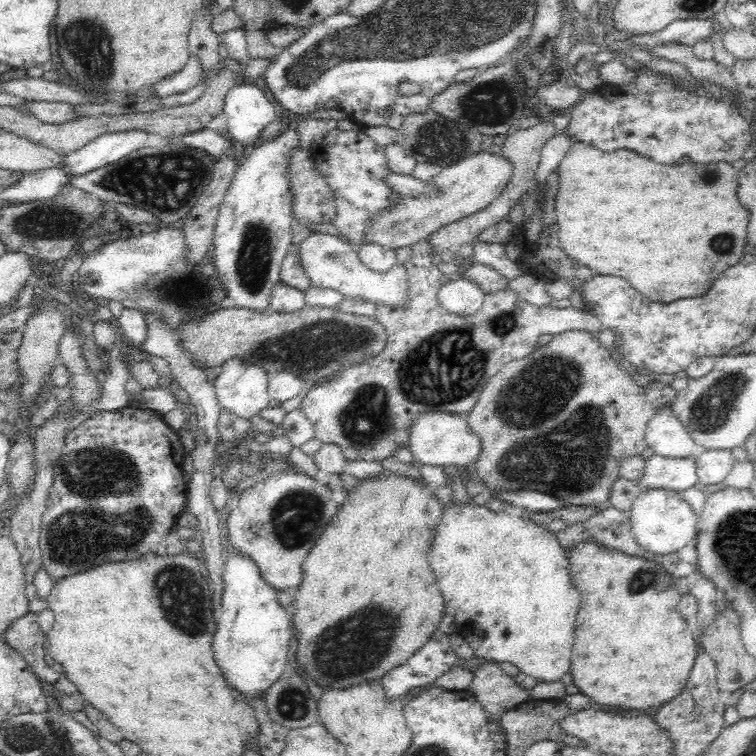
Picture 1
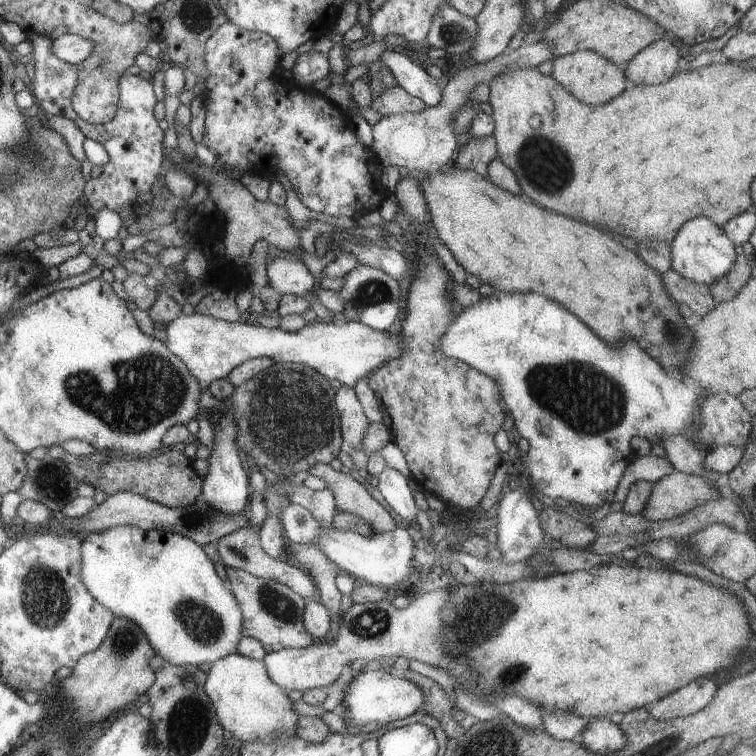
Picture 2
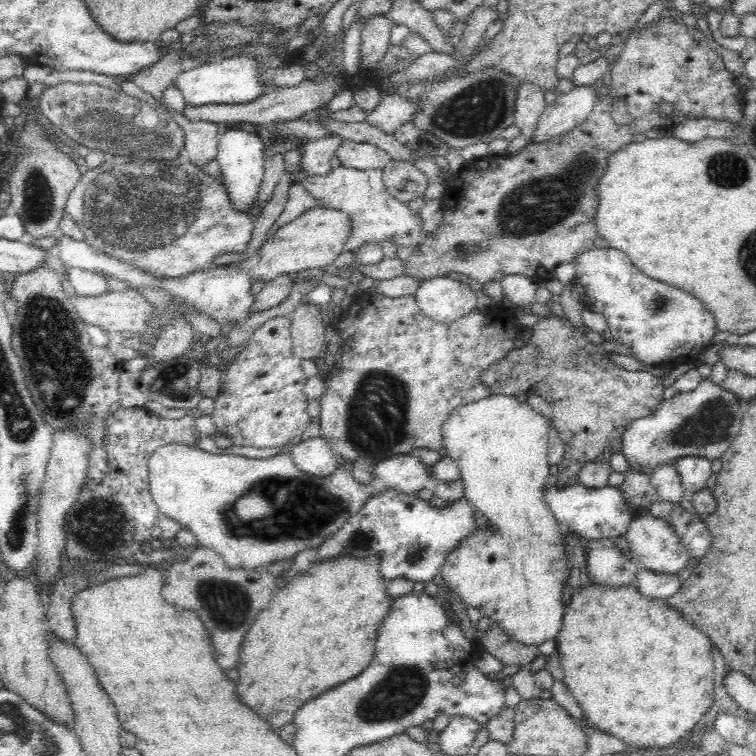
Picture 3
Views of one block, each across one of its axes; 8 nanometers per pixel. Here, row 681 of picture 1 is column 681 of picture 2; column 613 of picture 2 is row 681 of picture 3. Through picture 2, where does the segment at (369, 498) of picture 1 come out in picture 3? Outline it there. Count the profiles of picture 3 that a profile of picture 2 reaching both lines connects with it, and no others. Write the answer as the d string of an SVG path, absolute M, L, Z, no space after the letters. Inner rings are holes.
M333 559L312 564L308 572L302 572L289 580L284 589L277 590L270 606L256 617L243 638L238 660L238 700L260 714L273 729L278 730L292 723L296 711L306 702L324 694L333 685L354 678L368 668L375 655L377 628L388 614L394 599L386 593L387 586L380 574L380 559Z

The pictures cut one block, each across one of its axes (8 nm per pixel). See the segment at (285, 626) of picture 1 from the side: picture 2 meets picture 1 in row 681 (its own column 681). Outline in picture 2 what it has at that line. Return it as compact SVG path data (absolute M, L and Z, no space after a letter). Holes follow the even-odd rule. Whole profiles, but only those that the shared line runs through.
M696 217L685 222L670 243L670 260L674 272L698 284L711 285L716 282L720 276L730 272L737 257L735 244L728 238L723 227L706 217Z

